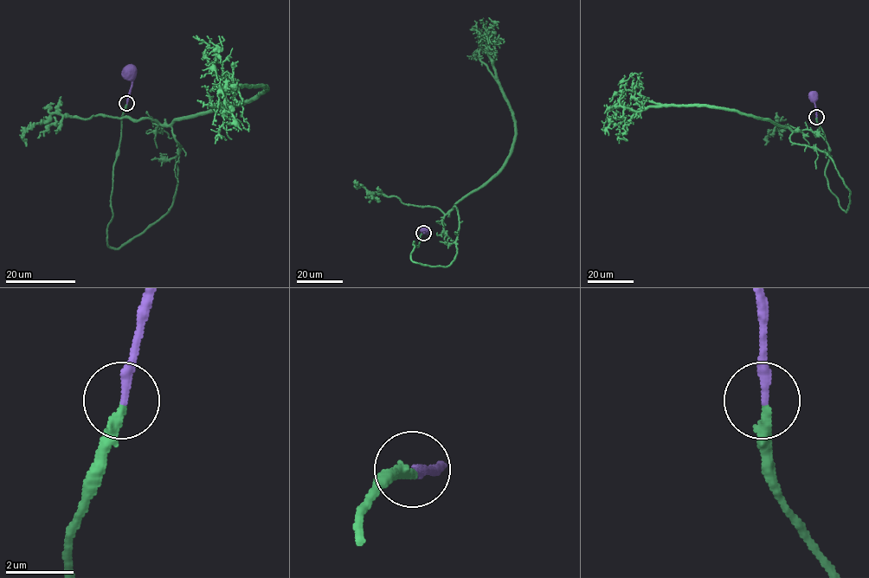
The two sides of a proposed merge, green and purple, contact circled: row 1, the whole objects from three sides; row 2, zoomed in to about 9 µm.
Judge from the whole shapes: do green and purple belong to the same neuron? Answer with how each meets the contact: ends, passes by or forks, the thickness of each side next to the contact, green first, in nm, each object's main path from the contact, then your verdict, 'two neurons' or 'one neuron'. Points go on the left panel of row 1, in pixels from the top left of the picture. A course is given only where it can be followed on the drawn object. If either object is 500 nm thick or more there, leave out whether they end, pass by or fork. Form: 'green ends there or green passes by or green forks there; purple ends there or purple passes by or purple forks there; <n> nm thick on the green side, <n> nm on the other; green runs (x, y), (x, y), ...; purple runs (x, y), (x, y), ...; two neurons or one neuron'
green ends there; purple ends there; 260 nm thick on the green side, 280 nm on the other; green runs (126, 103), (110, 247), (171, 205), (181, 150), (171, 124), (266, 88), (225, 87), (215, 125); purple runs (126, 103), (131, 85), (131, 73), (128, 70); one neuron

